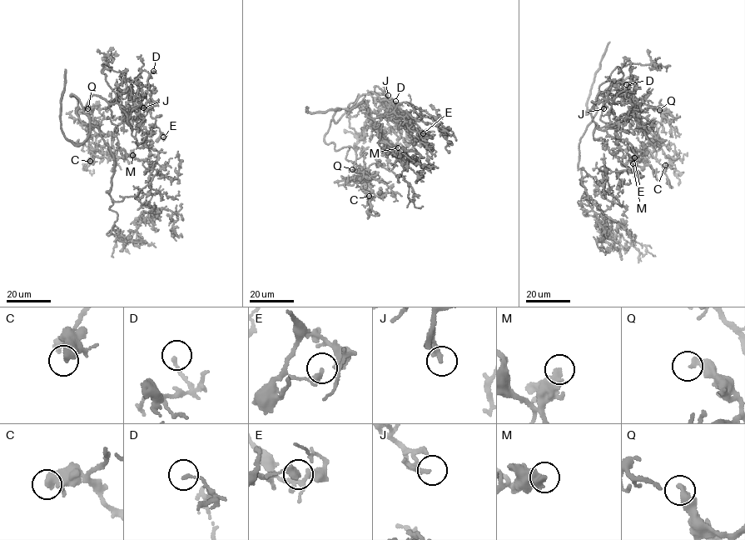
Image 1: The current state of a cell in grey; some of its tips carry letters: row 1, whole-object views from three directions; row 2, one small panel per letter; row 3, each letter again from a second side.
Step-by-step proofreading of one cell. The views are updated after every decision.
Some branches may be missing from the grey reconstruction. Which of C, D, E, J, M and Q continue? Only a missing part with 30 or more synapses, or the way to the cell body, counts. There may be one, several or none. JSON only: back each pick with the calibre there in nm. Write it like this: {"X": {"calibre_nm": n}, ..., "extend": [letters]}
{"C": {"calibre_nm": 500}, "J": {"calibre_nm": 190}, "Q": {"calibre_nm": 240}, "extend": ["C", "J", "Q"]}

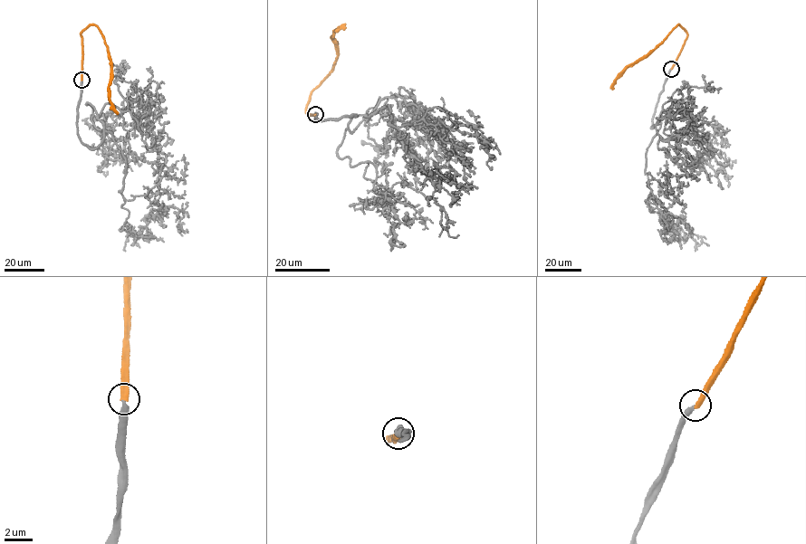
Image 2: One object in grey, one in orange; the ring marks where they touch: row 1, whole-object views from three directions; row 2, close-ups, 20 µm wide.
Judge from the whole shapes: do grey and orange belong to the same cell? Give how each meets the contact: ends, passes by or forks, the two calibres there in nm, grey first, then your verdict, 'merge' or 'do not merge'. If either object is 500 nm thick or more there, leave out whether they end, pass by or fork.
grey ends | orange ends | 320/440 nm | do not merge

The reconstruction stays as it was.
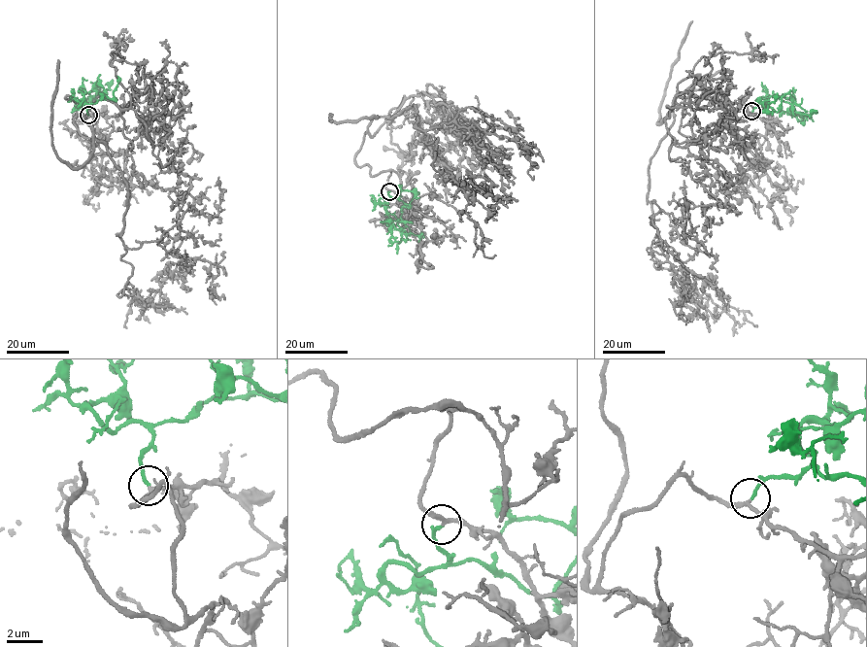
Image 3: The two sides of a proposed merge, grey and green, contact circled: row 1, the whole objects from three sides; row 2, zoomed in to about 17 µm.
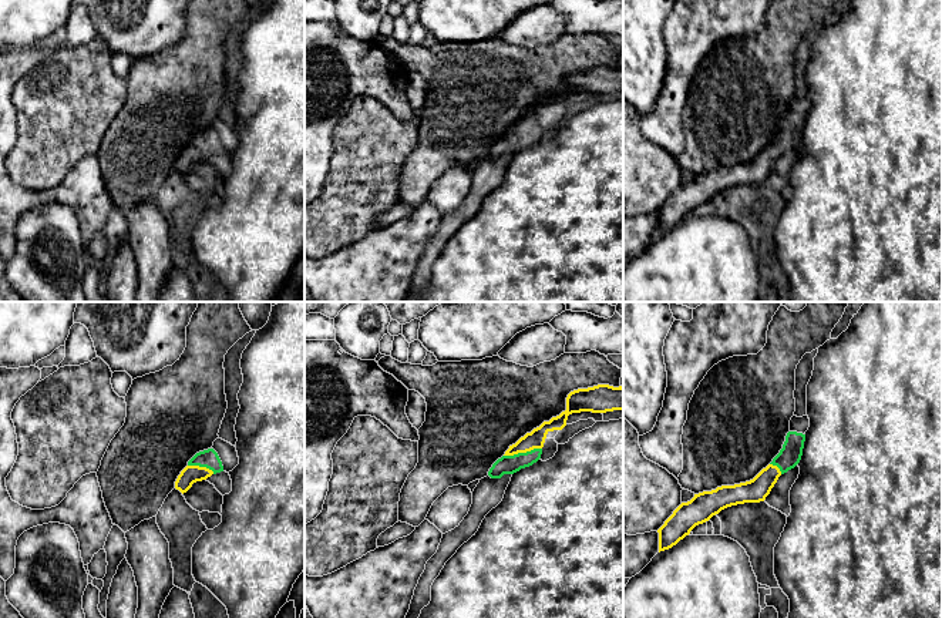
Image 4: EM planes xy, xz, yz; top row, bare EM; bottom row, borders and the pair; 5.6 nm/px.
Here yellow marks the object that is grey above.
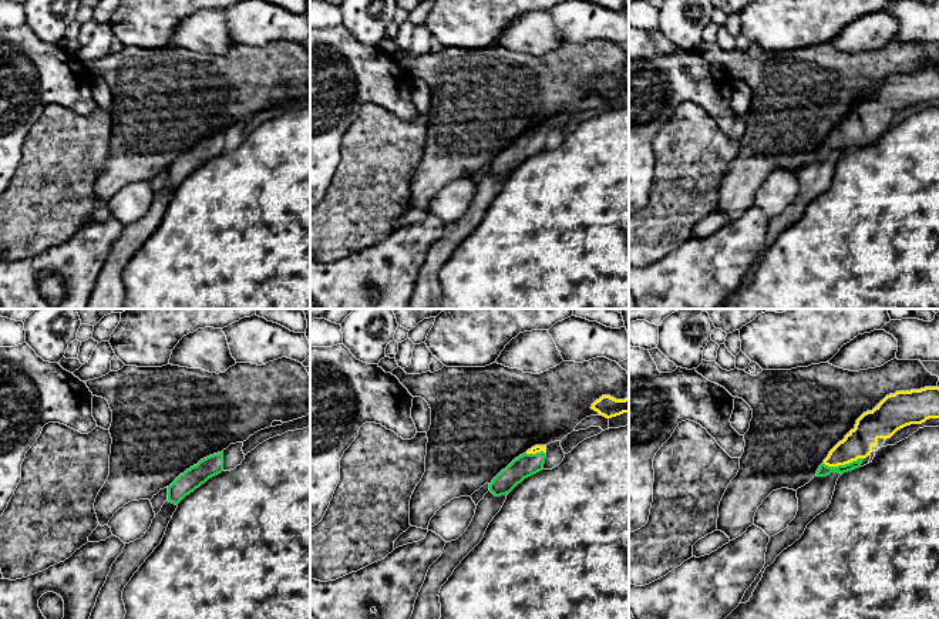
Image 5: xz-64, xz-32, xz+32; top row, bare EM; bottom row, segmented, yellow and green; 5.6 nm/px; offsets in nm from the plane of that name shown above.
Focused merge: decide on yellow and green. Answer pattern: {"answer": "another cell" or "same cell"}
{"answer": "same cell"}

